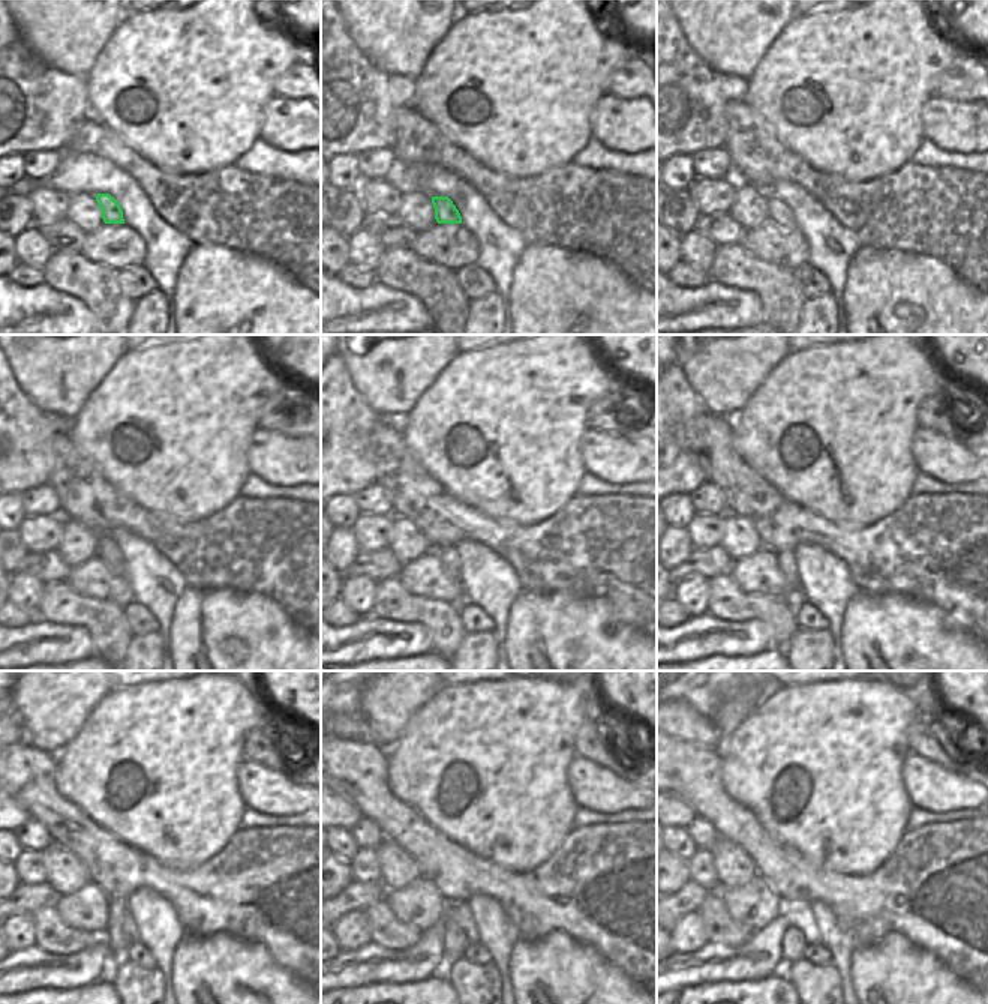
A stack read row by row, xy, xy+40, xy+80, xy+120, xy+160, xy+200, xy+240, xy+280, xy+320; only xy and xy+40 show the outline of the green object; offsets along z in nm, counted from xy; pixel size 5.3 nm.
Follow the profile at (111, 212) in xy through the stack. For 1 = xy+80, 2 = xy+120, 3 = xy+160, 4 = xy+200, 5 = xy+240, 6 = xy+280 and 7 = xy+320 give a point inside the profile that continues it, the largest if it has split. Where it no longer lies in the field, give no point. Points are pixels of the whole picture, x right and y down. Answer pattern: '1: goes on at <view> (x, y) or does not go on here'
1: goes on at xy+80 (780, 213)
2: goes on at xy+120 (110, 553)
3: goes on at xy+160 (449, 556)
4: goes on at xy+200 (786, 559)
5: goes on at xy+240 (114, 935)
6: goes on at xy+280 (456, 943)
7: goes on at xy+320 (793, 941)

